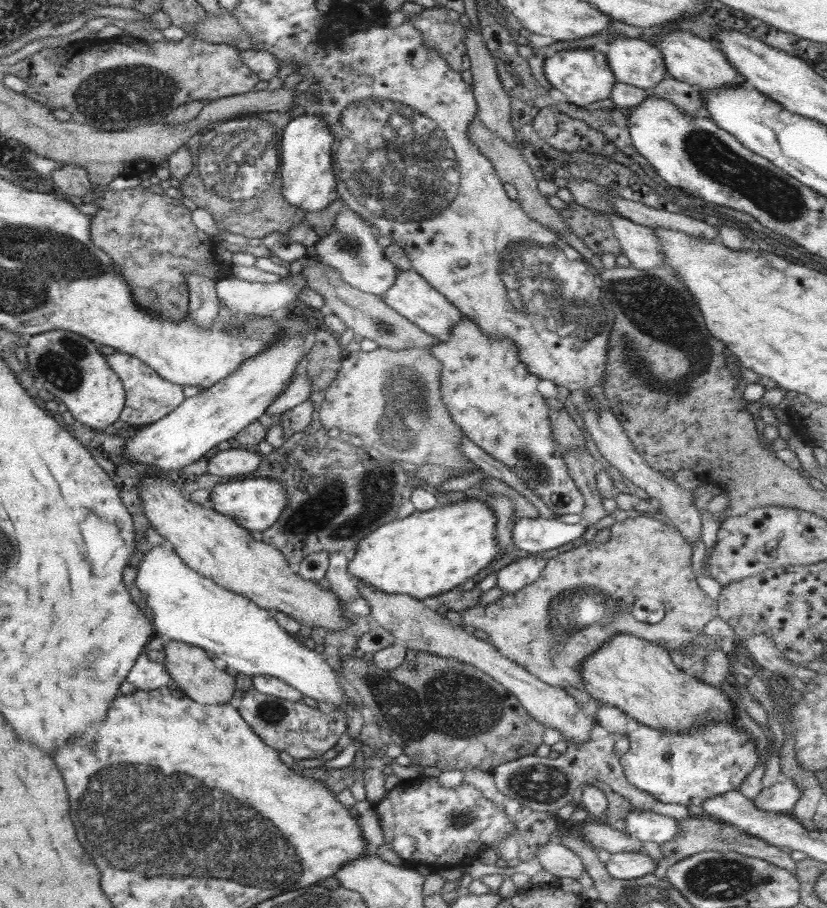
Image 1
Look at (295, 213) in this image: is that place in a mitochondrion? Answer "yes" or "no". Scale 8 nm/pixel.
no

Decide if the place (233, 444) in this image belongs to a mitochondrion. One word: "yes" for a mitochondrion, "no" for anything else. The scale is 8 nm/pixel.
no

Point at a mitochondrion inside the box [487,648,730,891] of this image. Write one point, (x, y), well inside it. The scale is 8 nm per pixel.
(540, 785)

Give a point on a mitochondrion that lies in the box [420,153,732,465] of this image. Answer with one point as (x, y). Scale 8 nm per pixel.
(544, 286)

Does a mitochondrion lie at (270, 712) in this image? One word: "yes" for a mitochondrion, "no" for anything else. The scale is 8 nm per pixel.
yes

